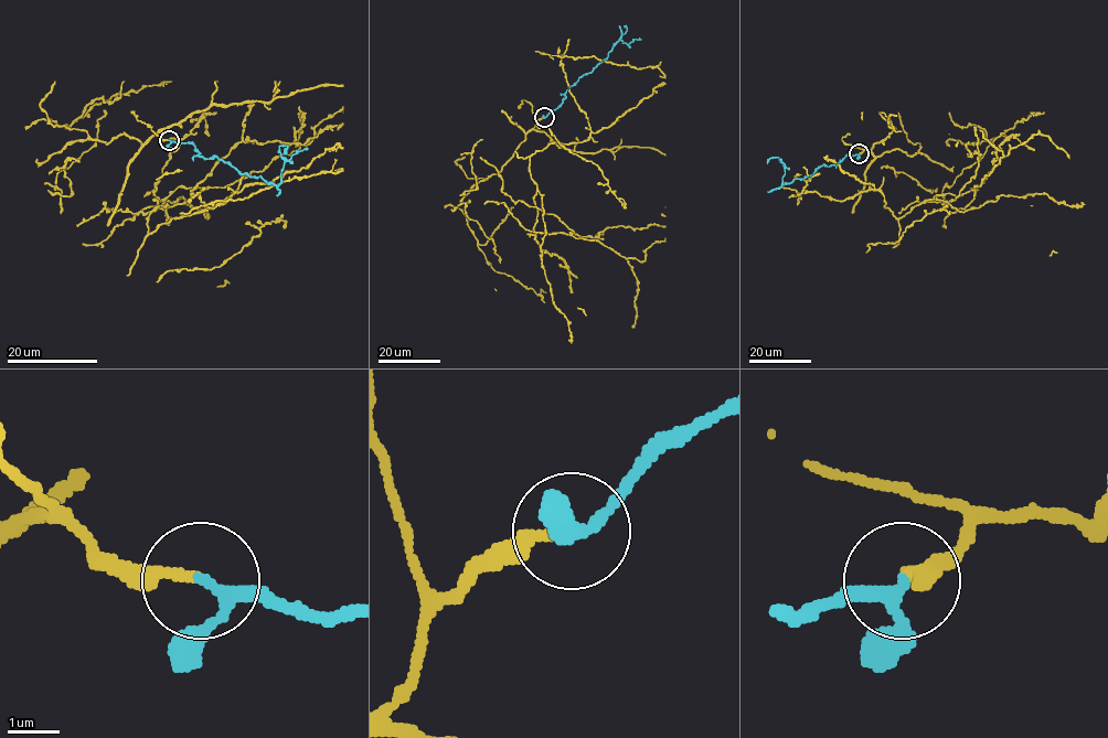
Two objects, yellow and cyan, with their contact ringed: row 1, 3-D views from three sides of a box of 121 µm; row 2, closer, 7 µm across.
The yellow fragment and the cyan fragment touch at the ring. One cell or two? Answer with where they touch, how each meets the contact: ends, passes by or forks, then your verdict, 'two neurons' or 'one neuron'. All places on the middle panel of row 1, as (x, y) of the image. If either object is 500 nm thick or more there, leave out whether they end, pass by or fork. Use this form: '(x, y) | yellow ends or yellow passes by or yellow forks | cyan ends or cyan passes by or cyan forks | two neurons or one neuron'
(544, 117) | yellow ends | cyan passes by | one neuron

